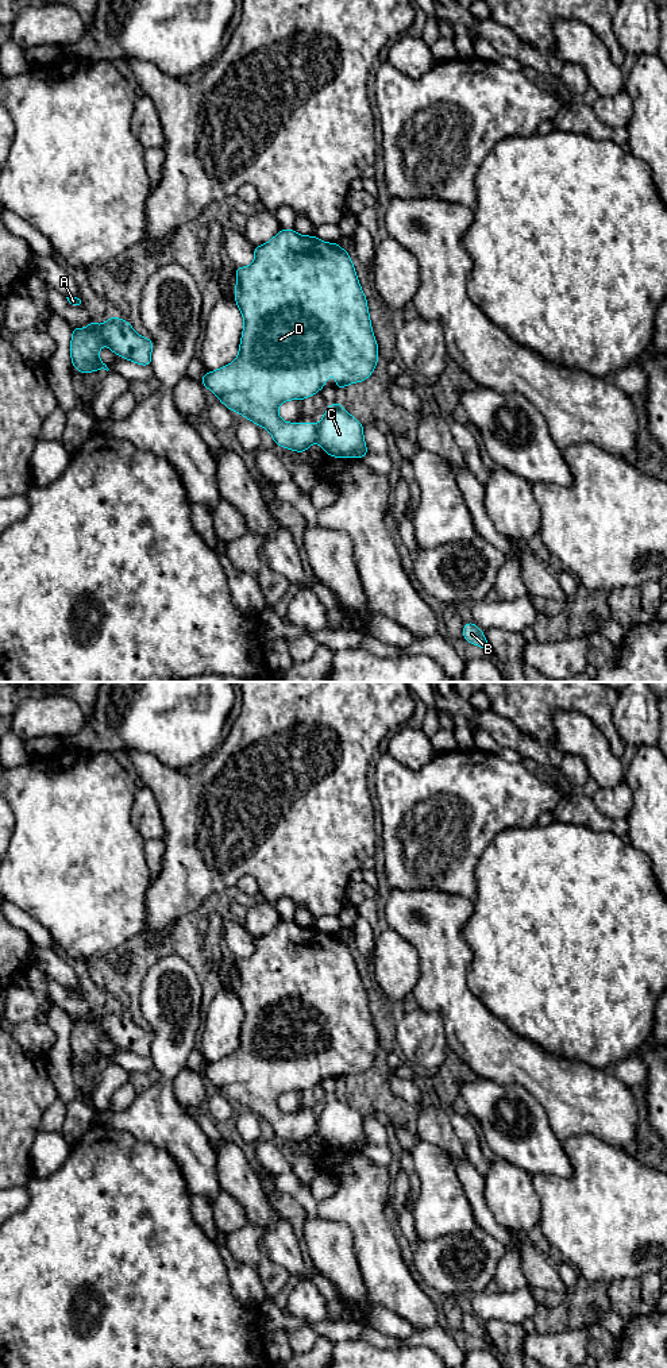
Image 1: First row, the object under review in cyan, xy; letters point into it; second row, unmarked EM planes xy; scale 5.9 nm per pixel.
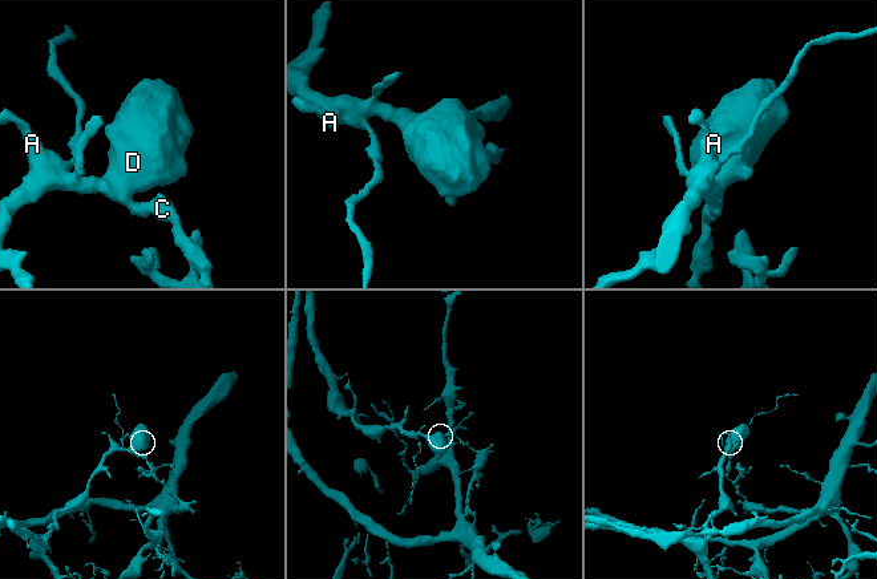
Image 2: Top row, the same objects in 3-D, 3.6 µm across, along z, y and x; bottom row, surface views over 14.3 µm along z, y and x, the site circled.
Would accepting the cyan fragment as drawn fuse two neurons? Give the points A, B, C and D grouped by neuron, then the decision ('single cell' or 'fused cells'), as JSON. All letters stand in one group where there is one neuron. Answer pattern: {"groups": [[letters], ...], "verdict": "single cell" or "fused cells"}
{"groups": [["A", "D"], ["B", "C"]], "verdict": "fused cells"}

